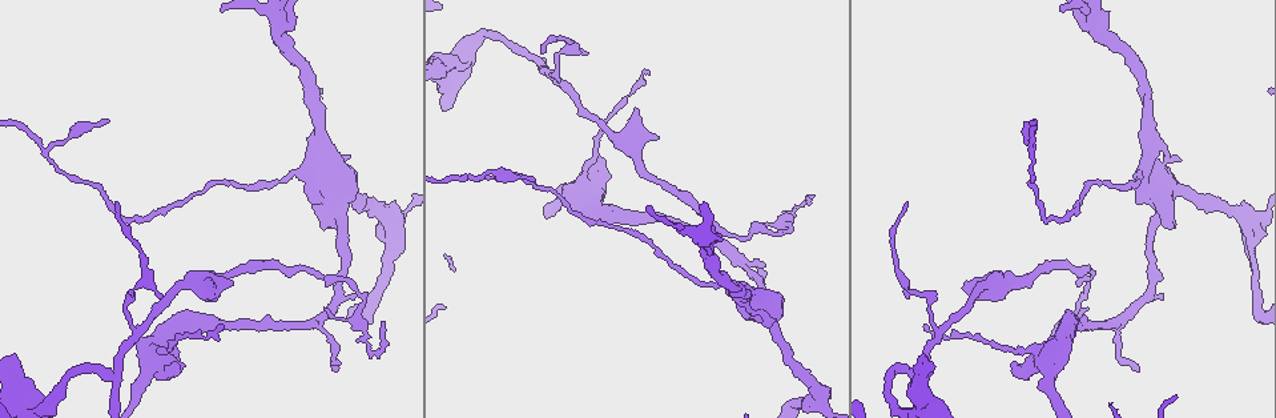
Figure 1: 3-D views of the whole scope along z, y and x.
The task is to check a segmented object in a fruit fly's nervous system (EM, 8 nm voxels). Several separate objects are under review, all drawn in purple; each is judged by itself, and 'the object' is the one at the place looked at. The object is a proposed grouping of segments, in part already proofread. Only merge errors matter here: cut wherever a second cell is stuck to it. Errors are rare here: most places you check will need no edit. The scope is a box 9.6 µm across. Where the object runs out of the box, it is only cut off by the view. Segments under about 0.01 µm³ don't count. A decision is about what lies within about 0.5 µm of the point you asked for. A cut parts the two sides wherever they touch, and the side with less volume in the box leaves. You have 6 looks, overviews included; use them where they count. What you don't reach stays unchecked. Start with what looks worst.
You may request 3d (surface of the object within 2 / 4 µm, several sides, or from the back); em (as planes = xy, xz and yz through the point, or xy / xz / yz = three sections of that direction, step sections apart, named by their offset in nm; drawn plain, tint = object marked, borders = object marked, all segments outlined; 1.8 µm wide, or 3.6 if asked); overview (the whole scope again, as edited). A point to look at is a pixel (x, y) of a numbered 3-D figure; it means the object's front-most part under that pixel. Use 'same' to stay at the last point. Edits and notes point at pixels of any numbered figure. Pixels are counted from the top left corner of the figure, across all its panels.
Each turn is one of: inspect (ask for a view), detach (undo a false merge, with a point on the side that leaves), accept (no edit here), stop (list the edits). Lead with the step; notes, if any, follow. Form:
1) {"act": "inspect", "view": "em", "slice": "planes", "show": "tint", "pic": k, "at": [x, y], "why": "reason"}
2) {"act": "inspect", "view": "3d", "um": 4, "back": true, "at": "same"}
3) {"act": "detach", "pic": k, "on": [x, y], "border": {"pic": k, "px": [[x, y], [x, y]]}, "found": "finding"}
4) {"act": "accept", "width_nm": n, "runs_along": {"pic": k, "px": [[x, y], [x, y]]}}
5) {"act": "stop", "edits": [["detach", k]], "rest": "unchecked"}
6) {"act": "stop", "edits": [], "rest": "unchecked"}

{"act": "inspect", "view": "3d", "um": 4, "pic": 1, "at": [816, 396], "why": "arms part here"}

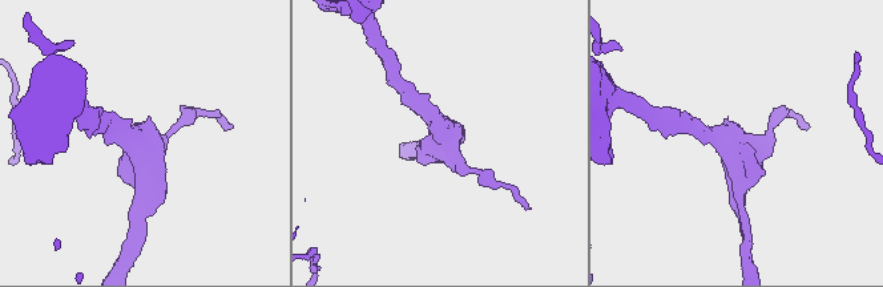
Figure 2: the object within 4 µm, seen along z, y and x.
{"act": "inspect", "view": "em", "um": 3.6, "slice": "planes", "show": "plain", "pic": 2, "at": [145, 153], "arms": 3, "why": "shape alone is not enough"}

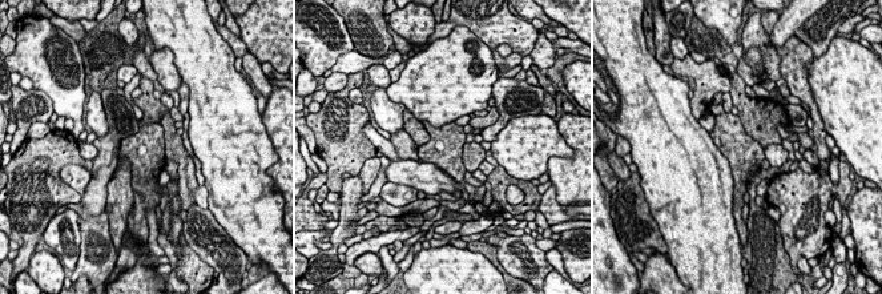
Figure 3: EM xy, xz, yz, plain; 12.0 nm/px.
{"act": "inspect", "view": "em", "um": 3.6, "slice": "planes", "show": "tint", "at": "same", "why": "with the object marked"}

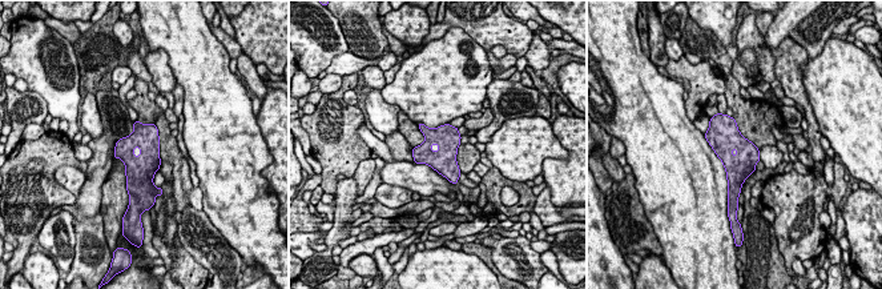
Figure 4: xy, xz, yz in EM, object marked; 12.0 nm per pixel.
{"act": "accept", "width_nm": 420, "found": "one cell here"}

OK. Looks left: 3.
{"act": "inspect", "view": "em", "slice": "xy", "step": 8, "show": "tint", "pic": 1, "at": [1147, 157], "why": "thick turns thin"}

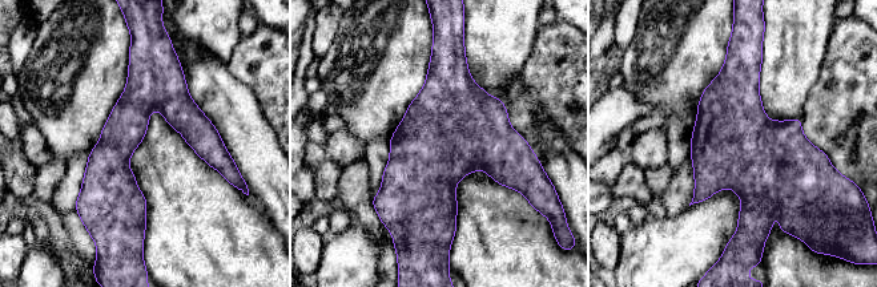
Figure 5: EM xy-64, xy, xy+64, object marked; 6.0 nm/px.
{"act": "accept", "runs_along": {"pic": 5, "px": [[141, 67], [119, 138], [141, 226]]}, "found": "all the same cell"}

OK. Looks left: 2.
{"act": "inspect", "view": "3d", "um": 4, "back": true, "pic": 1, "at": [564, 85], "why": "three-way junction"}

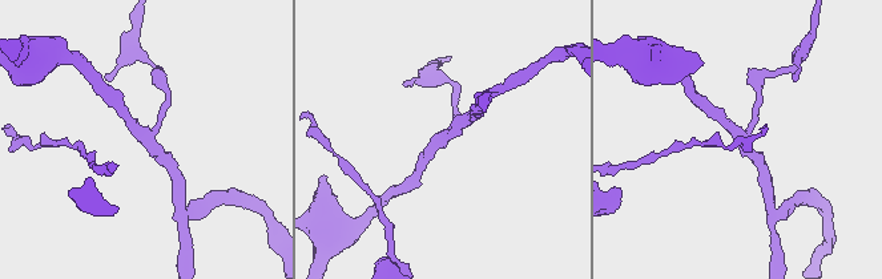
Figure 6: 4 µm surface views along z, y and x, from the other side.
{"act": "inspect", "view": "em", "um": 3.6, "slice": "planes", "show": "borders", "pic": 6, "at": [148, 142], "arms": 3}

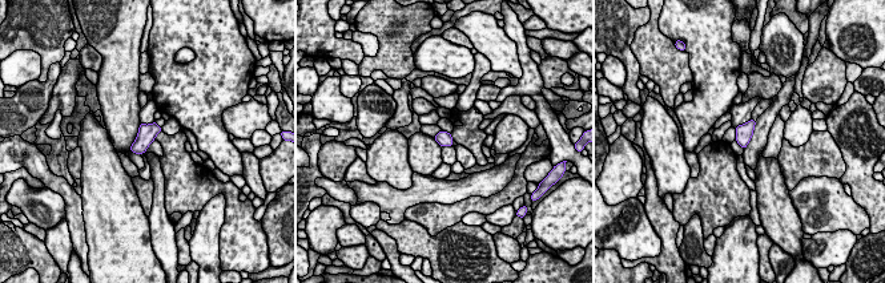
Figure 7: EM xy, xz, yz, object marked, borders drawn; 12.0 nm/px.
{"act": "accept", "width_nm": 180, "found": "all the same cell"}

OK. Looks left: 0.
{"act": "stop", "edits": [], "rest": "unchecked"}

